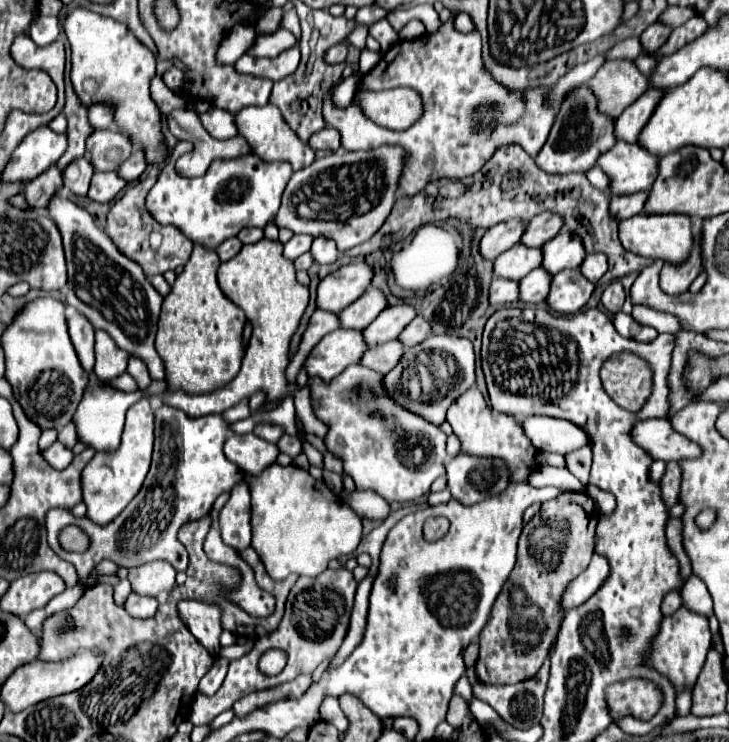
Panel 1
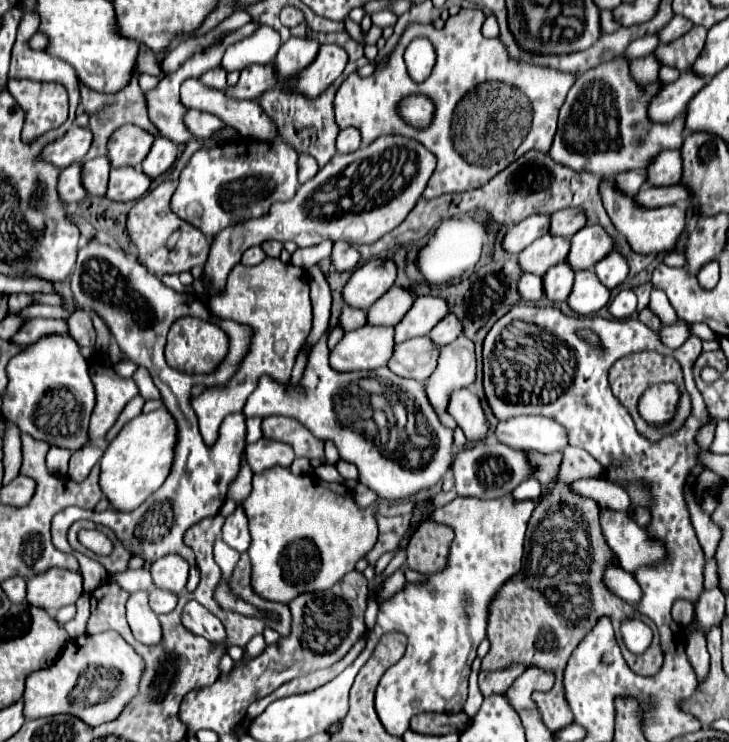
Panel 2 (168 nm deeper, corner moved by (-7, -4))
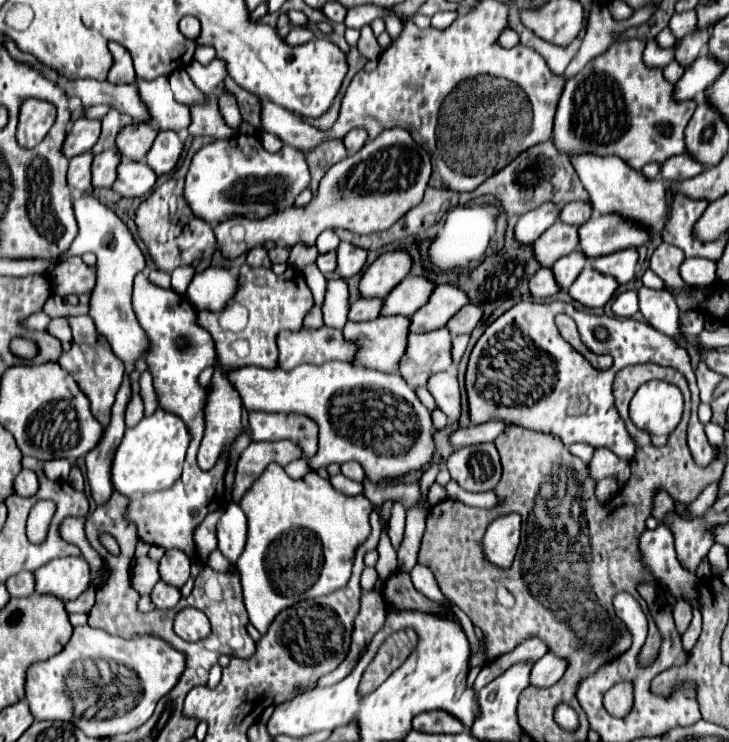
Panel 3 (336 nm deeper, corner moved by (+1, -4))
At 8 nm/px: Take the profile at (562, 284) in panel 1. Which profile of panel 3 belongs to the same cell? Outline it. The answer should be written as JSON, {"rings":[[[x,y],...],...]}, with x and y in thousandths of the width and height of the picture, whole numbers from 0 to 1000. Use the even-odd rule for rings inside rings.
{"rings":[[[804,357],[796,373],[782,387],[782,398],[801,414],[820,416],[837,406],[845,389],[848,389],[848,379],[840,371],[820,368],[809,357]]]}

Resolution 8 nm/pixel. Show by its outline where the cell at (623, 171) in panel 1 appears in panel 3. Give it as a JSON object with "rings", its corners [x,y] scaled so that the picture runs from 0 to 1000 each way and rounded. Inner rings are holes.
{"rings":[[[925,209],[922,214],[908,220],[908,241],[914,244],[938,244],[960,236],[968,225],[963,220],[955,220],[947,209]]]}

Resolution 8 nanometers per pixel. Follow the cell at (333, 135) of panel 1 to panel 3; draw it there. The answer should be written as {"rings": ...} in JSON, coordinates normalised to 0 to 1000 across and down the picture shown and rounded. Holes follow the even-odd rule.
{"rings":[[[483,174],[472,185],[472,195],[475,195],[477,206],[488,206],[488,204],[494,204],[494,198],[499,198],[502,187],[505,187],[505,177],[499,177],[499,174]]]}

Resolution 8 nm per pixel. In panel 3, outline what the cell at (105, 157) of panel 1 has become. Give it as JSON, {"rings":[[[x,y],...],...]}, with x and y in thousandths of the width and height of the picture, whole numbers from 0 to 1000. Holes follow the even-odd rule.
{"rings":[[[198,163],[178,166],[162,179],[159,201],[181,217],[198,217],[214,182],[217,182],[217,171],[206,166],[198,166]]]}

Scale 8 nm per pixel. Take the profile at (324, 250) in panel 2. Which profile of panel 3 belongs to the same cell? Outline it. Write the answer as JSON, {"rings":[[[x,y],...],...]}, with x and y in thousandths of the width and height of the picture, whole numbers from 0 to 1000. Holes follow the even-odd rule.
{"rings":[[[453,311],[453,317],[450,317],[450,314],[442,314],[442,317],[433,322],[433,333],[436,333],[439,341],[458,338],[458,336],[464,333],[464,327],[466,327],[466,319],[464,319],[458,311]]]}

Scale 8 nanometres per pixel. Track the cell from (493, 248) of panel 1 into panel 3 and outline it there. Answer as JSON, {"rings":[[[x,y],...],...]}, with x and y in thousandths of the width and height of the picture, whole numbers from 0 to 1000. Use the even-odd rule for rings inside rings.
{"rings":[[[746,274],[741,279],[735,279],[733,284],[724,284],[713,292],[711,303],[708,303],[708,322],[713,327],[733,327],[752,306],[760,303],[760,298],[765,298],[771,279],[763,274]]]}

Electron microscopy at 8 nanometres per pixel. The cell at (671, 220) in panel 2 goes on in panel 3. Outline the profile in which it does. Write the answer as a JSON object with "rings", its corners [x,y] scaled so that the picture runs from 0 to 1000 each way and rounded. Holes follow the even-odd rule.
{"rings":[[[782,209],[782,217],[809,260],[809,271],[820,287],[850,287],[889,309],[897,309],[914,290],[914,249],[908,241],[886,241],[881,233],[867,230],[861,220],[845,214],[845,209]]]}

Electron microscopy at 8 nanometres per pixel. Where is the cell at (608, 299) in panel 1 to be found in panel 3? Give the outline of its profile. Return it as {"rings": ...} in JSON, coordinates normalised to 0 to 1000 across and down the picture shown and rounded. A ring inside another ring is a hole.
{"rings":[[[856,392],[850,395],[842,408],[840,408],[840,419],[848,427],[867,427],[875,422],[875,395],[872,392]]]}

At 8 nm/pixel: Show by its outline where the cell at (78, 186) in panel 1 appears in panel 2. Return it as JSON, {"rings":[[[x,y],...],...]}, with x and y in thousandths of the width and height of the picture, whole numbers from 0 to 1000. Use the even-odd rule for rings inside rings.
{"rings":[[[132,212],[126,217],[118,217],[112,225],[115,225],[115,230],[112,230],[112,247],[115,247],[118,260],[140,265],[145,260],[151,217],[145,212]]]}

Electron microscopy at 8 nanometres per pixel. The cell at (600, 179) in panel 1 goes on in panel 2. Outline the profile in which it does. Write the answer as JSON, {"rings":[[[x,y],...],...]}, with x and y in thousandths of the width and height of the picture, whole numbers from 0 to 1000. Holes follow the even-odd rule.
{"rings":[[[861,230],[842,239],[842,249],[856,263],[872,263],[872,257],[886,247],[886,236],[878,230]]]}

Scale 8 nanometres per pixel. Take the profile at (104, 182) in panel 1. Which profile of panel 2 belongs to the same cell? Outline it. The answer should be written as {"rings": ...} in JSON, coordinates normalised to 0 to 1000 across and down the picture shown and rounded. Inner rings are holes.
{"rings":[[[184,225],[154,228],[145,265],[151,271],[184,271],[184,268],[192,268],[203,257],[206,247],[209,244]]]}

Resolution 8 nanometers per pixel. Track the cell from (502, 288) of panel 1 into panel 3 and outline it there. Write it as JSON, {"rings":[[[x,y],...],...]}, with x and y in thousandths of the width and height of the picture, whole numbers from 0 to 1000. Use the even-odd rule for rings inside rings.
{"rings":[[[743,360],[730,376],[727,376],[727,395],[733,400],[757,400],[768,392],[760,371],[757,371],[757,363],[754,360]]]}

